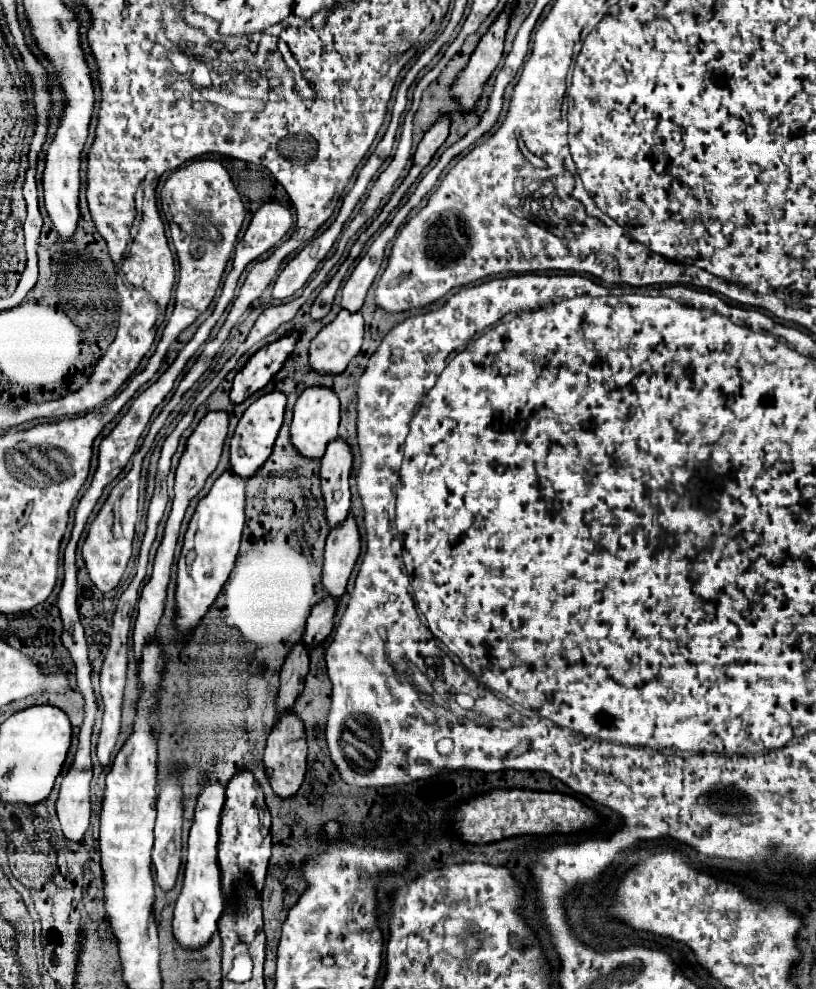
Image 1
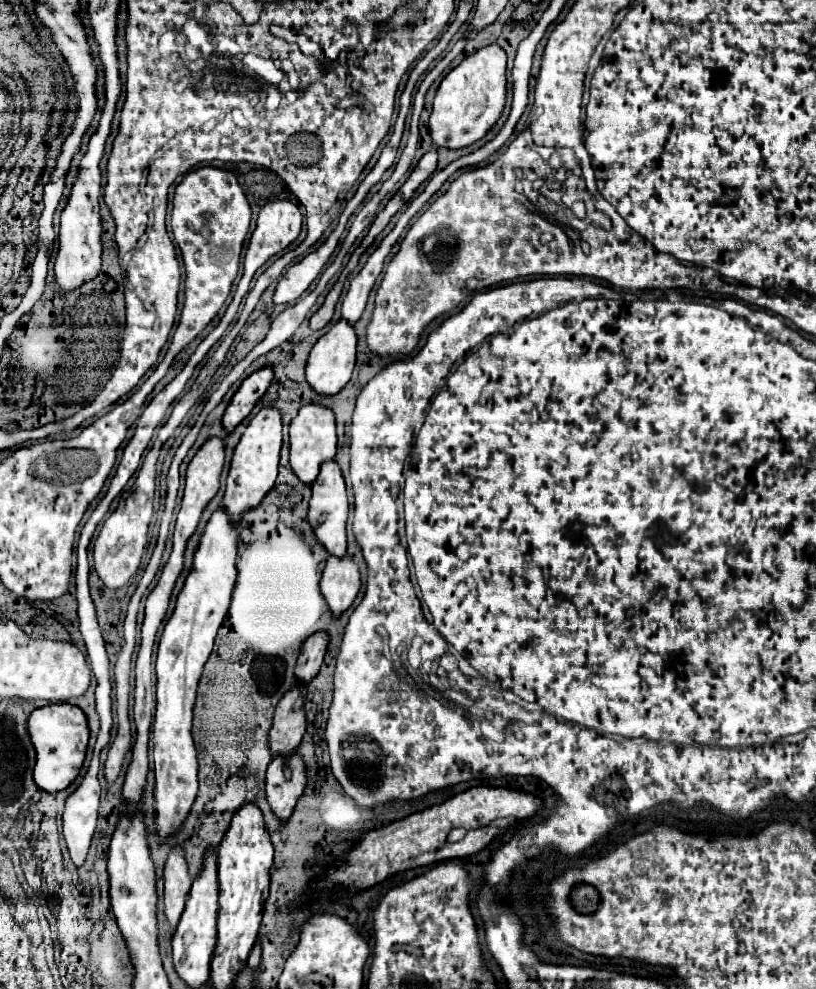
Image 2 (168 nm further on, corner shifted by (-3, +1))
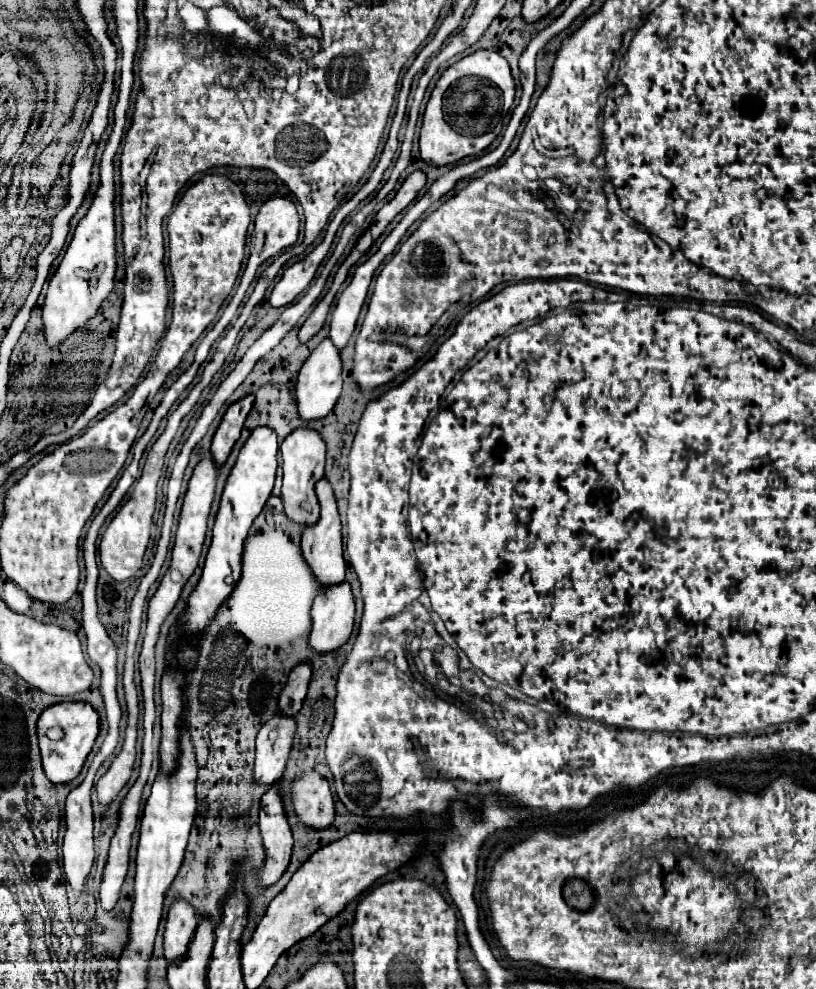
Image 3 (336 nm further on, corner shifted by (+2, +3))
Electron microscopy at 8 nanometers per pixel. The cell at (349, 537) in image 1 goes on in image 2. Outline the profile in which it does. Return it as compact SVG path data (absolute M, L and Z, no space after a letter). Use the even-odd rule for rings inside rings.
M351 555L329 557L321 577L321 593L335 615L341 615L355 601L361 589L359 565Z

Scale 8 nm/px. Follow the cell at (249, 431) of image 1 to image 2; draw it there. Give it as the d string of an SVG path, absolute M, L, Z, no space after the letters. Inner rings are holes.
M263 407L247 425L245 433L241 435L241 441L235 447L229 477L227 477L227 489L223 507L229 511L231 519L235 523L241 521L241 515L261 503L261 499L269 493L269 489L275 485L277 479L277 467L279 467L279 451L281 451L281 413L275 407Z

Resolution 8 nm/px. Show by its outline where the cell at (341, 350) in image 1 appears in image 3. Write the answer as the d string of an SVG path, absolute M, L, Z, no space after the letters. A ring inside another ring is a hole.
M324 339L314 351L312 355L306 359L306 363L302 365L300 373L298 373L298 381L296 381L296 407L298 407L298 417L302 421L318 421L322 417L326 417L342 391L342 363L340 363L340 351L336 351L336 347L332 345L330 339Z

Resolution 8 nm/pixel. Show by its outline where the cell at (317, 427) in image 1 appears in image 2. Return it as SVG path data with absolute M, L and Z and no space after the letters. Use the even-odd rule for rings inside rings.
M319 403L303 405L297 413L297 417L289 425L289 437L291 437L291 469L303 483L313 483L319 473L319 465L327 459L333 459L337 453L337 433L335 433L335 413L329 407L323 407Z

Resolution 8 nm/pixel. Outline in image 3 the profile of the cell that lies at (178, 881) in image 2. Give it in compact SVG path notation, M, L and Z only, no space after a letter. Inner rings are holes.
M174 901L168 913L166 931L164 931L164 955L168 963L178 963L186 957L188 941L196 931L198 919L186 901Z

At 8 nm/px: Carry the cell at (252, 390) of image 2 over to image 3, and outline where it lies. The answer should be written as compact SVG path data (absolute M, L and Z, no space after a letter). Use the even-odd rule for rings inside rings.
M248 395L240 401L236 401L234 405L230 405L230 409L226 411L226 415L222 417L222 423L214 435L212 441L212 459L216 463L216 467L222 467L234 447L234 443L240 439L246 415L250 413L254 403L254 395Z

